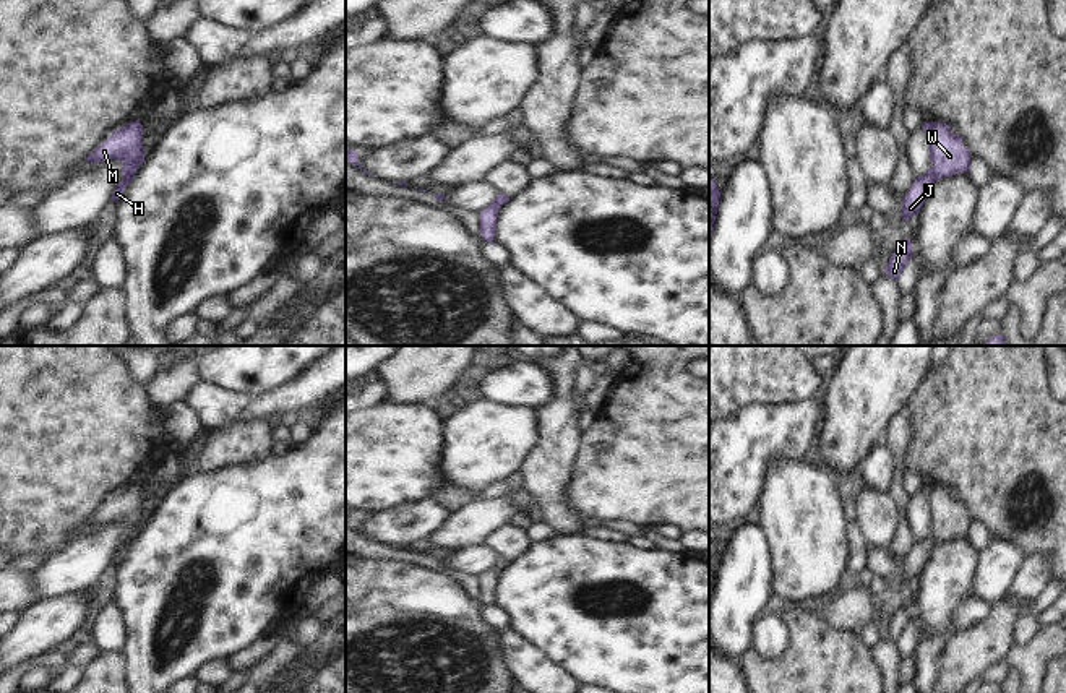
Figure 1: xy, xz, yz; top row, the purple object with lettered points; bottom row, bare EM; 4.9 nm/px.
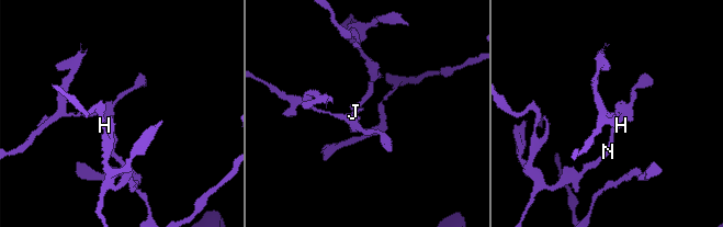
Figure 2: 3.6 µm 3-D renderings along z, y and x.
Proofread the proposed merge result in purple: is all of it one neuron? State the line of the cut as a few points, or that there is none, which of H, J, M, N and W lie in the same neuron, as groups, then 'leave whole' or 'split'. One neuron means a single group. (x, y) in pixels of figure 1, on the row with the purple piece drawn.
cut xy (143, 153), (122, 180); groups H J N / M W; split

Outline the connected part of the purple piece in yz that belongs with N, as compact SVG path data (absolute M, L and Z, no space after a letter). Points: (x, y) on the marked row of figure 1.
M904 239L901 245L894 250L884 274L889 276L891 279L896 279L901 276L904 271L905 265L909 263L910 256L913 255L913 243L910 239Z

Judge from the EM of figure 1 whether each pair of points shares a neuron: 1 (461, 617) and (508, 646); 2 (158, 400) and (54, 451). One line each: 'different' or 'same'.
1: different
2: different

